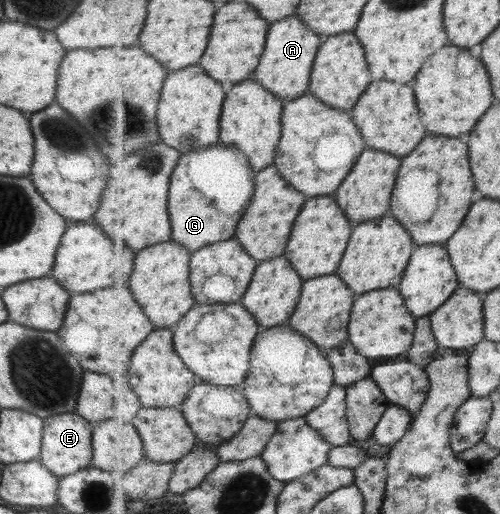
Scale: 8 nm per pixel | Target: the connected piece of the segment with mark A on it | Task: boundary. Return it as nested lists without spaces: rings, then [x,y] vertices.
[[[289,16],[281,22],[275,22],[269,28],[269,44],[252,80],[263,84],[265,89],[281,100],[292,101],[303,97],[310,91],[315,59],[324,41],[325,37],[307,28],[299,16]]]

